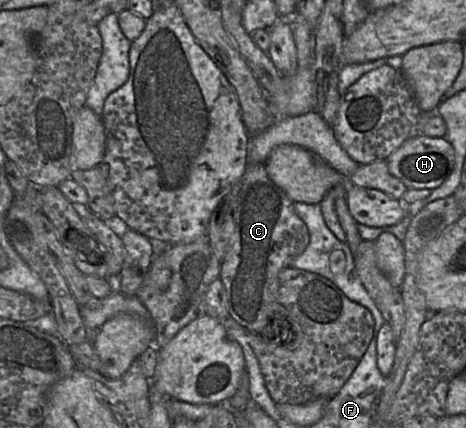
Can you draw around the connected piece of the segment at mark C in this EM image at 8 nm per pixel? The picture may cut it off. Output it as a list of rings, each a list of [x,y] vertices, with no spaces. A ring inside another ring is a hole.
[[[248,163],[233,188],[231,215],[234,229],[219,274],[226,291],[228,317],[257,336],[257,331],[262,330],[269,319],[282,316],[290,324],[294,339],[285,348],[295,350],[304,335],[289,311],[276,302],[276,277],[282,269],[291,267],[292,261],[305,250],[309,242],[308,229],[297,215],[294,202],[269,178],[262,163]]]

